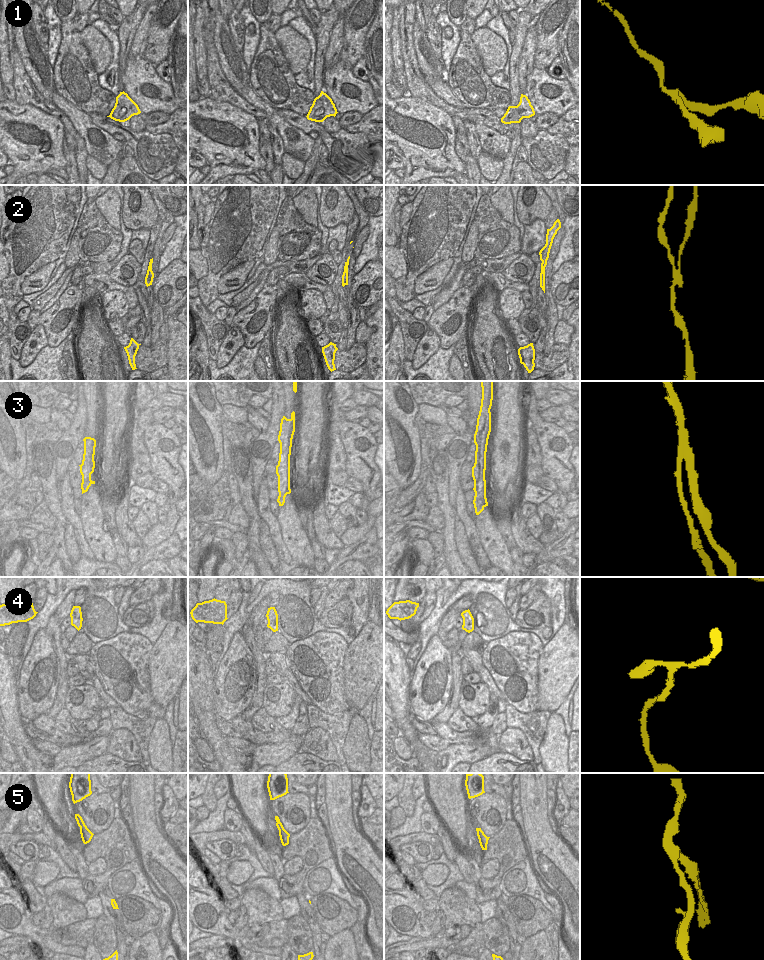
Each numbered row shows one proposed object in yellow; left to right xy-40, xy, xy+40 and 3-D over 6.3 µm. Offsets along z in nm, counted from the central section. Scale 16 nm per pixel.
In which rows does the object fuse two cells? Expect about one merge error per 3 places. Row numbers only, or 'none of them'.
2, 3

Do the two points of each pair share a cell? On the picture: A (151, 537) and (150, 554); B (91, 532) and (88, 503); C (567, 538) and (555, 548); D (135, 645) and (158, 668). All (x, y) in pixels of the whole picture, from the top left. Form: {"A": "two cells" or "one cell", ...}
{"A": "two cells", "B": "one cell", "C": "one cell", "D": "two cells"}

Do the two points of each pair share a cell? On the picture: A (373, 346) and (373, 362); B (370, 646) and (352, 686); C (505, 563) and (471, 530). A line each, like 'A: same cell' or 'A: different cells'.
A: same cell
B: same cell
C: different cells

